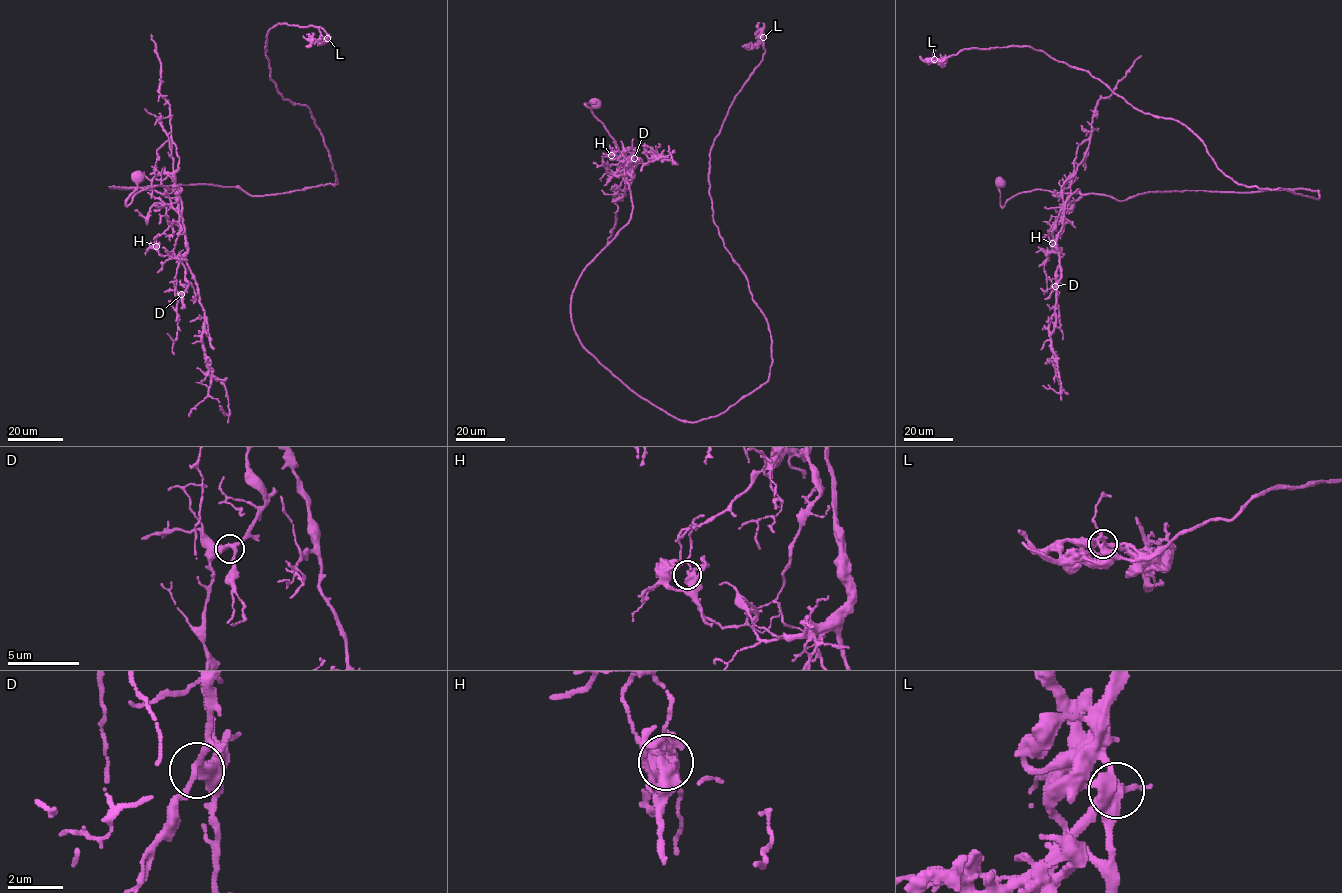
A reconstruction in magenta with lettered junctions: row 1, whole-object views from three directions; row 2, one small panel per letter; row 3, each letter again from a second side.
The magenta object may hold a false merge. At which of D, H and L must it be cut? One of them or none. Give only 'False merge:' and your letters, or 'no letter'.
False merge: L

